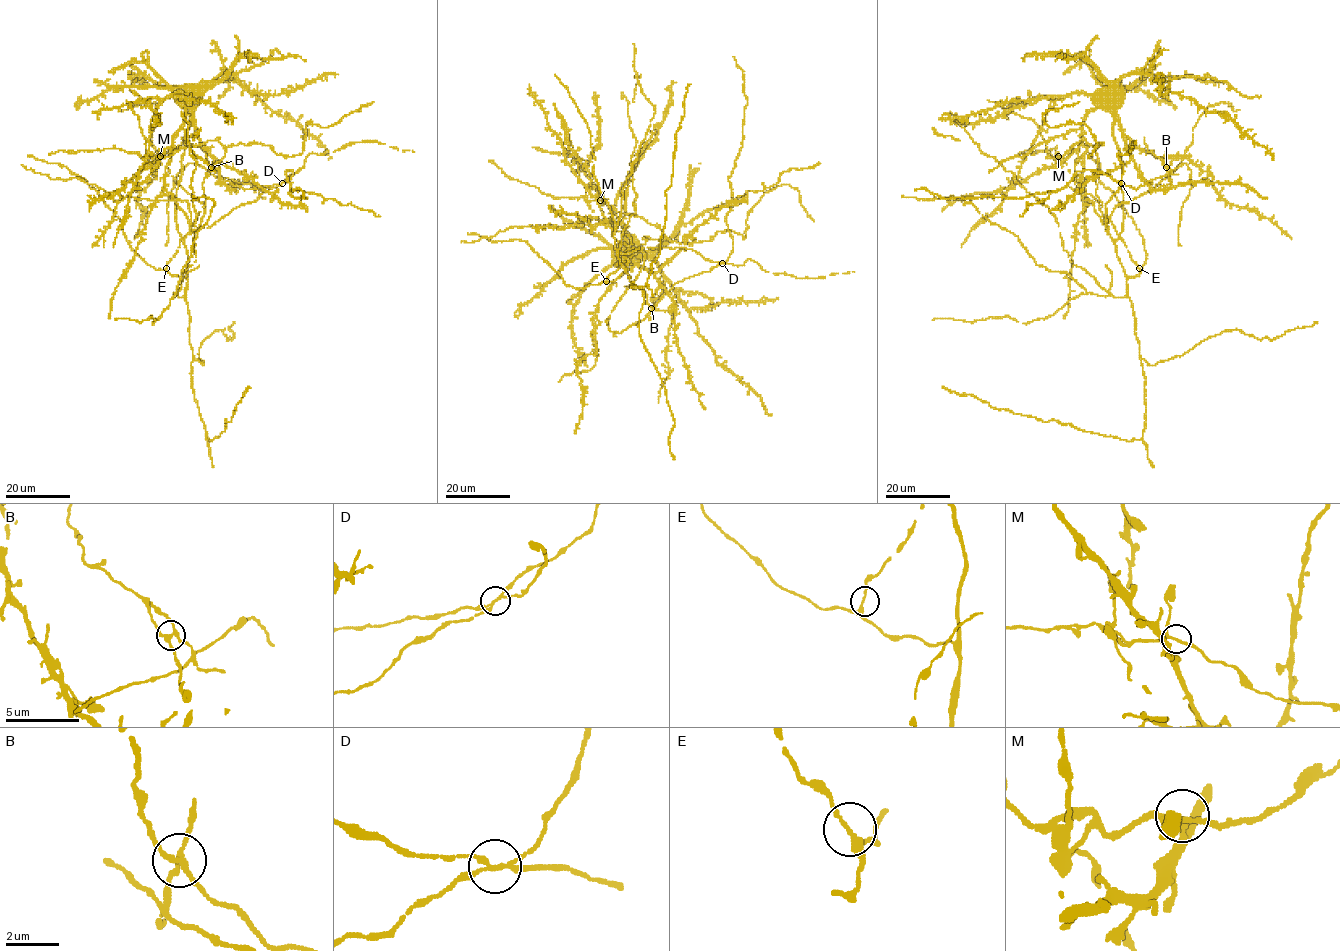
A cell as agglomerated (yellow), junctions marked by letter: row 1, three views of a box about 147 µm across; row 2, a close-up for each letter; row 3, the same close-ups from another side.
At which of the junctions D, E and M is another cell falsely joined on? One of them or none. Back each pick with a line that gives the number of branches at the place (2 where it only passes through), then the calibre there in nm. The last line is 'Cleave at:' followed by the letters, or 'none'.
D: 4 | 150 nm
Cleave at: D

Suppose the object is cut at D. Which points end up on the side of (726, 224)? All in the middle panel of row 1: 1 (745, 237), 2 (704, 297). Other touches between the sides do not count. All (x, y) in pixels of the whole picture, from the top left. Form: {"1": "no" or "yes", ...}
{"1": "no", "2": "no"}

